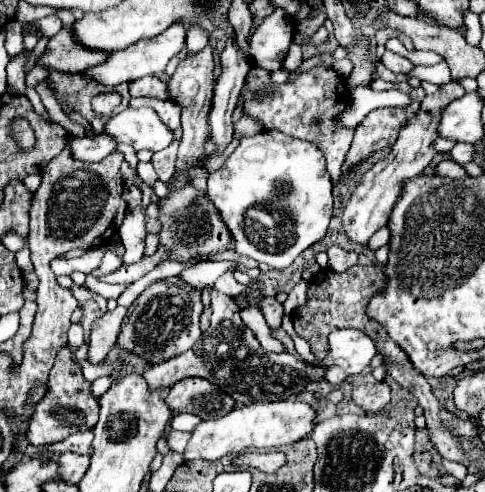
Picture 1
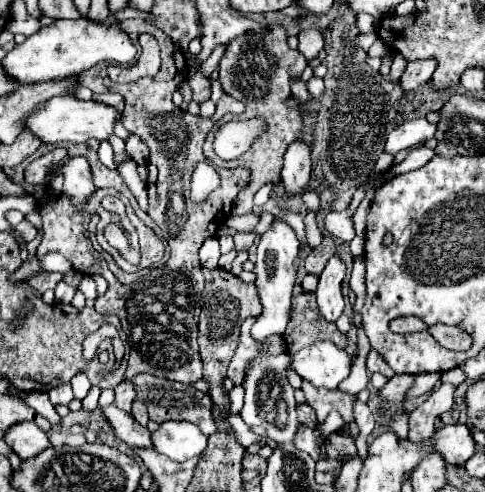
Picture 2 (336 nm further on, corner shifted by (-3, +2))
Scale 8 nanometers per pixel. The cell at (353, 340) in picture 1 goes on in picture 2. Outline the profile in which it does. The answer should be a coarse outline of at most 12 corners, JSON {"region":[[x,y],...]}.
{"region":[[331,341],[293,357],[293,369],[315,387],[337,389],[351,357]]}

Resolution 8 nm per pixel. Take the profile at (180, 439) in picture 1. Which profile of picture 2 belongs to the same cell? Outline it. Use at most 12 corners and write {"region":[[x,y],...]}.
{"region":[[115,405],[103,409],[113,433],[131,447],[153,449],[147,427]]}

